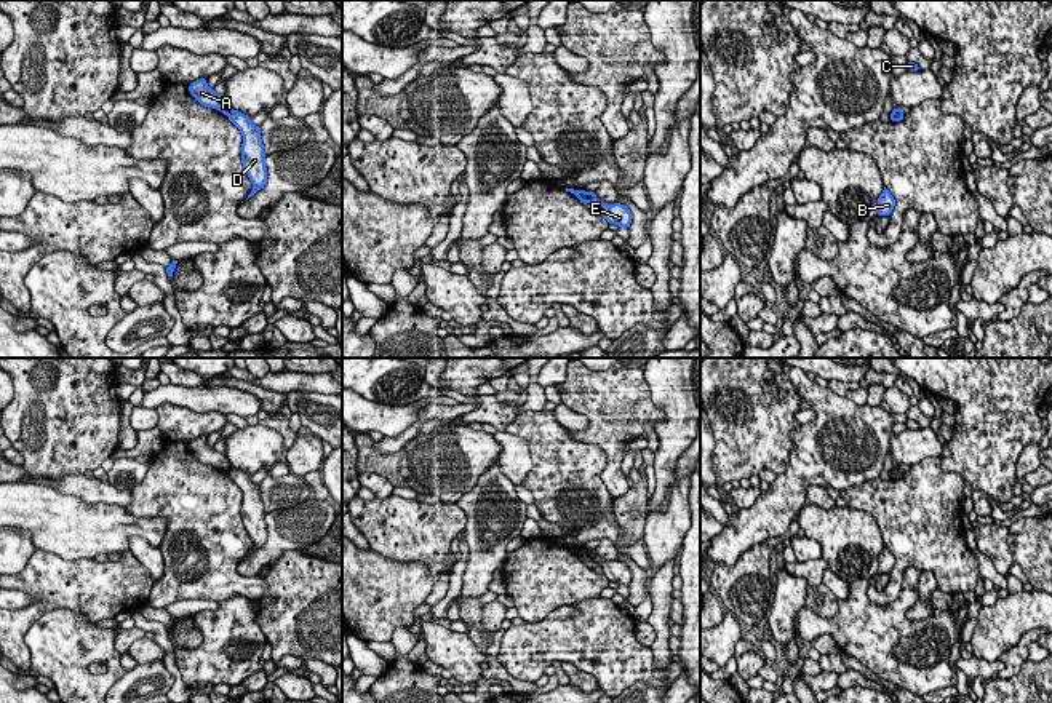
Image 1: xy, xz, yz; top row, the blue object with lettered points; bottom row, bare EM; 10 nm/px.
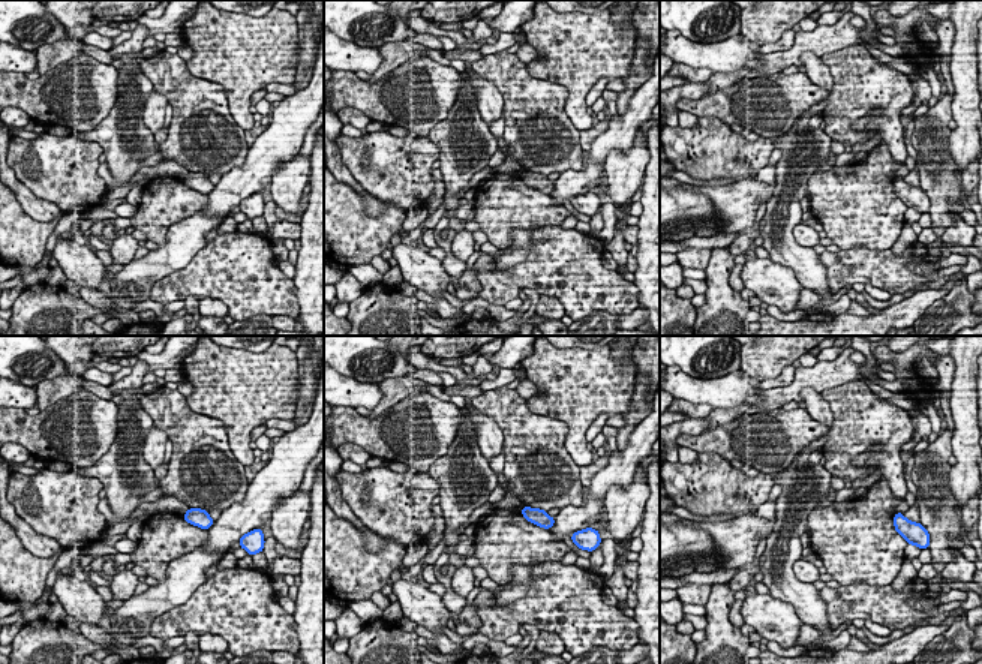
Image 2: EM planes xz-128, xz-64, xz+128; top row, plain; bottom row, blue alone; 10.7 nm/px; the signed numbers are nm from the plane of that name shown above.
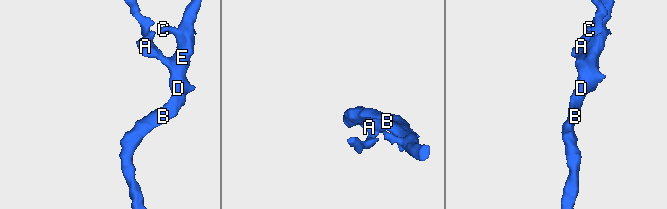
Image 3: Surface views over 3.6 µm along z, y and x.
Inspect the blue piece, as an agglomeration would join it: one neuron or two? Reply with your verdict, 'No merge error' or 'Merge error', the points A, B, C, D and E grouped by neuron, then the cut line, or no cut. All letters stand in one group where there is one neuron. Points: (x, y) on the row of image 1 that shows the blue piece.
Merge error. Groups: A / B C D E. Split along xz (585, 194), (590, 200)

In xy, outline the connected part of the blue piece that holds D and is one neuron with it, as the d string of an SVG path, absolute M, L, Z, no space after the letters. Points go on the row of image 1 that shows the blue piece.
M230 110L227 113L229 120L241 131L243 144L241 144L241 163L243 168L253 182L253 190L248 195L253 197L257 190L265 185L267 181L267 168L265 168L265 152L261 141L261 126L254 126L251 123L251 117Z

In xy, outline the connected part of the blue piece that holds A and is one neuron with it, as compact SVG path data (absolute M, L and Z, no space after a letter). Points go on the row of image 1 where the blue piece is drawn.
M200 78L193 83L190 83L189 85L190 94L198 101L198 104L201 104L205 107L216 109L227 115L232 110L230 104L227 102L225 97L222 97L214 89L211 89L206 85L206 80L208 78Z

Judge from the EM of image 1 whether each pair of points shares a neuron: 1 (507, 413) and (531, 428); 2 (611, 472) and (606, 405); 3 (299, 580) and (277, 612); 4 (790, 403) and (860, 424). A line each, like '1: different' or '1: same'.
1: different
2: same
3: same
4: different

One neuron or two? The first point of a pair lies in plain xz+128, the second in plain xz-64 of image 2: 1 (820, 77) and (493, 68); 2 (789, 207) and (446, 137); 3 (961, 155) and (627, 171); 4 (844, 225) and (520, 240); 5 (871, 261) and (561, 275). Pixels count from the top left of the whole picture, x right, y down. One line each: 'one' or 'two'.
1: two
2: one
3: one
4: two
5: one

